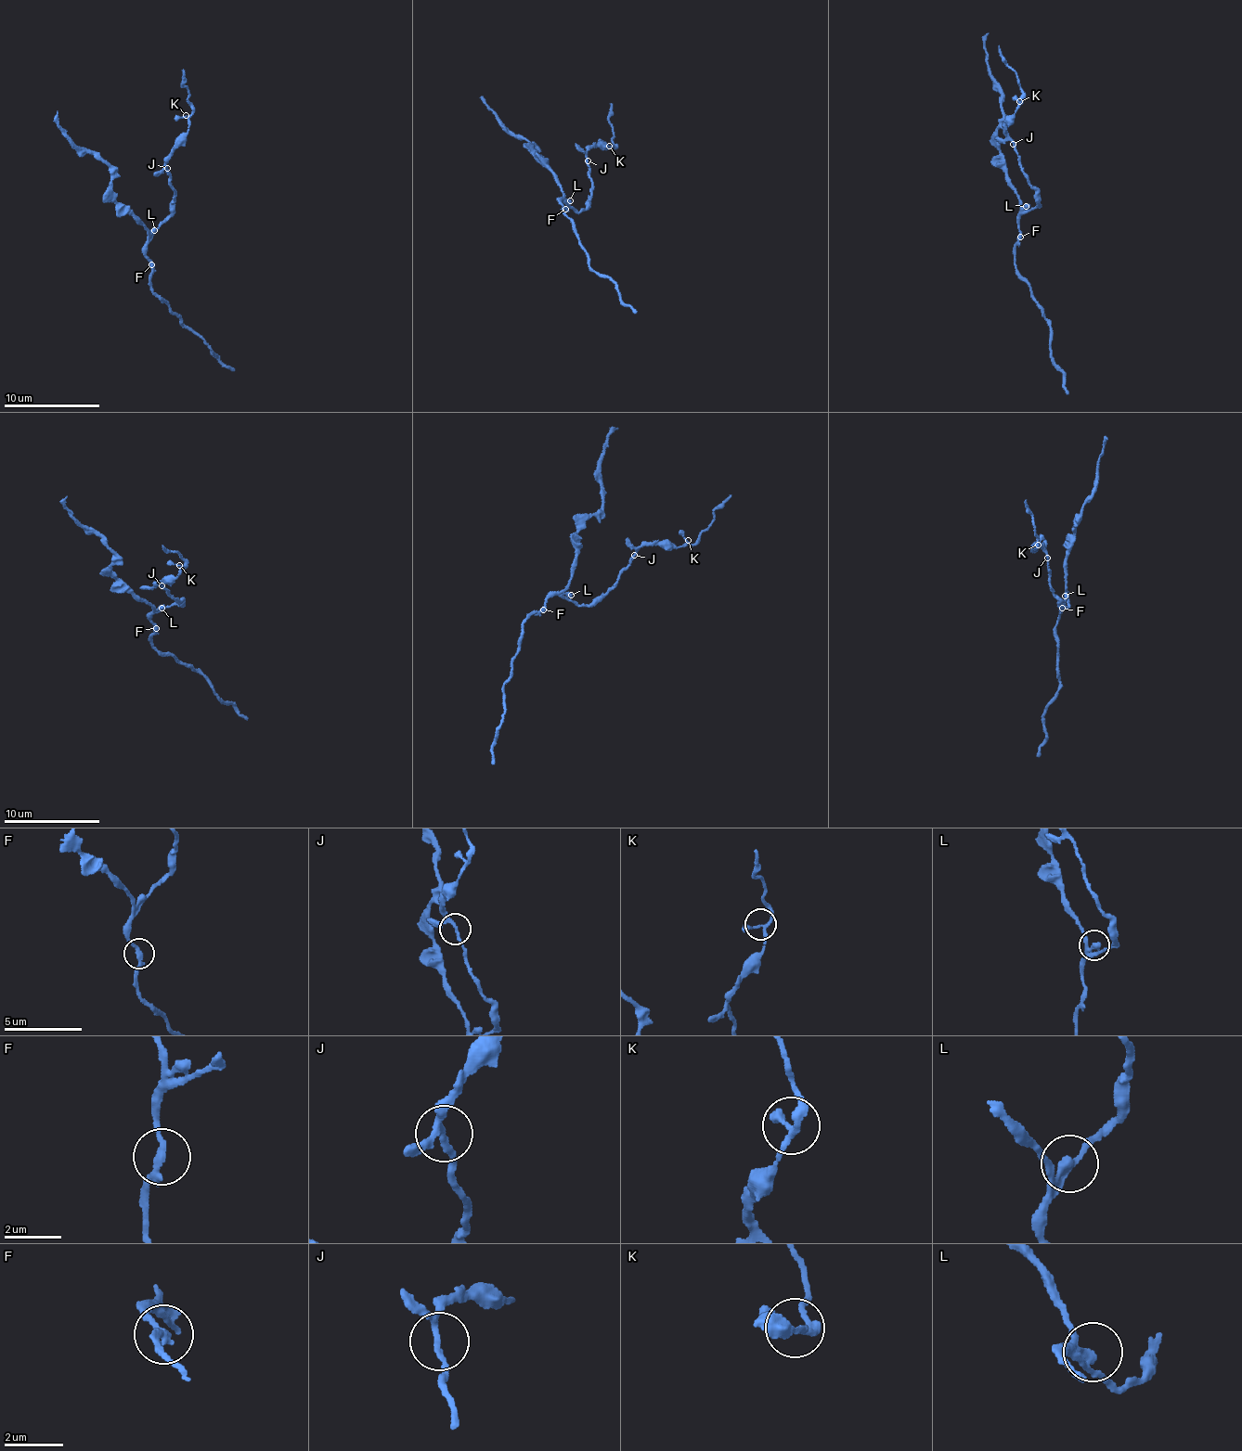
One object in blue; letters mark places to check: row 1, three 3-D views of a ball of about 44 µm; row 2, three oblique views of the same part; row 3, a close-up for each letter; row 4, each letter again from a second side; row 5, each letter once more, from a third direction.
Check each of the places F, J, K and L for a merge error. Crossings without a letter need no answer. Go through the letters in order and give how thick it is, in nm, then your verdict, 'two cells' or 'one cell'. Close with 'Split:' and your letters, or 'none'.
F: calibre 200 nm; one cell
J: calibre 170 nm; one cell
K: calibre 160 nm; one cell
L: calibre 200 nm; one cell
Split: none

